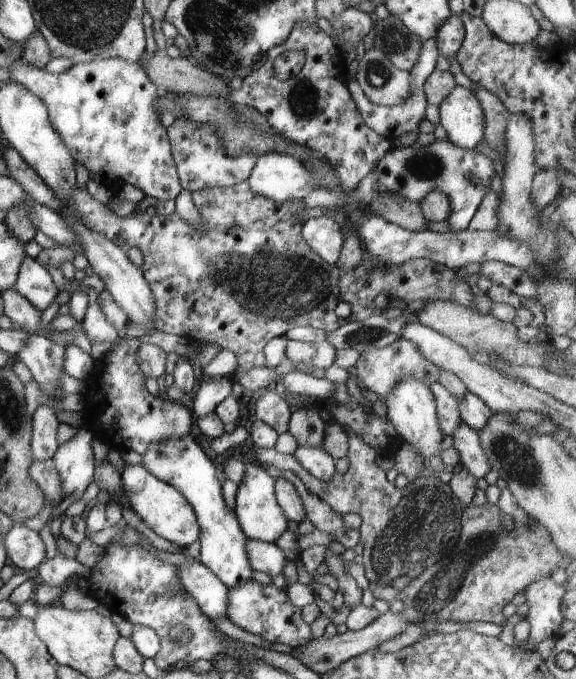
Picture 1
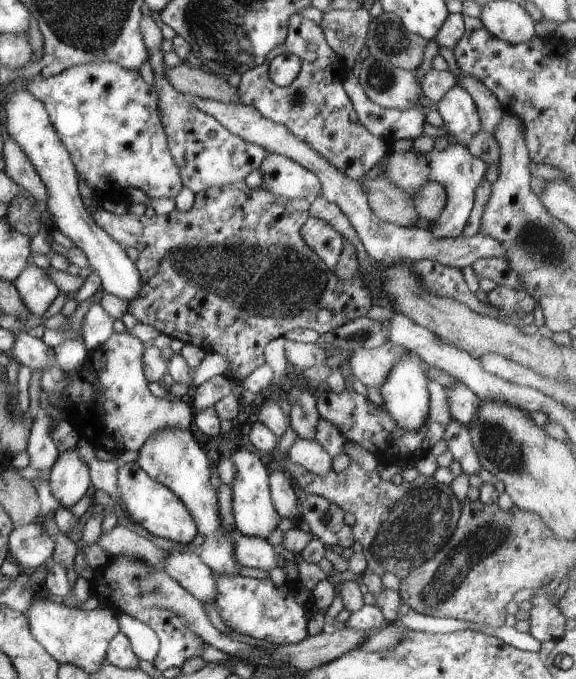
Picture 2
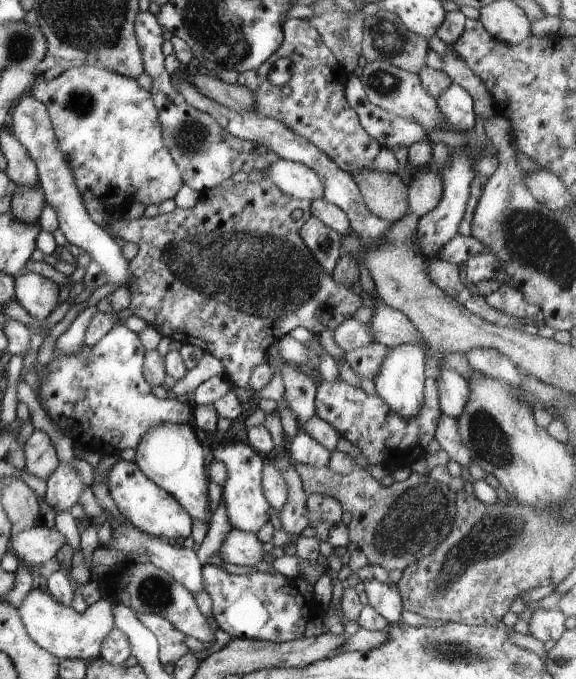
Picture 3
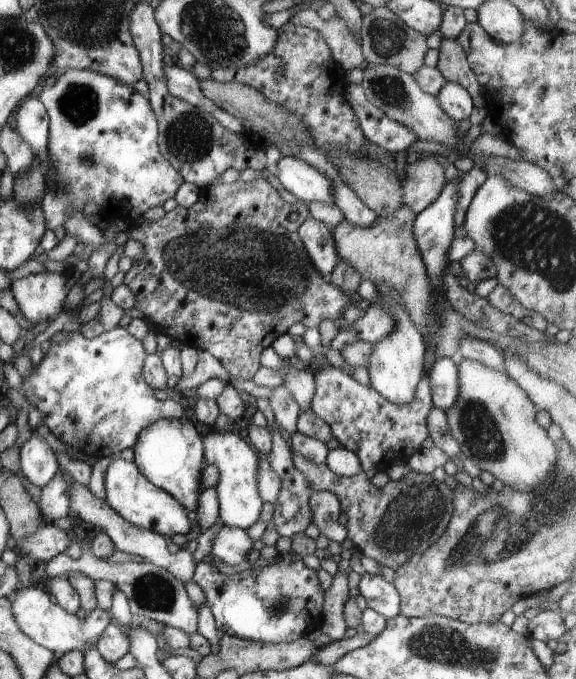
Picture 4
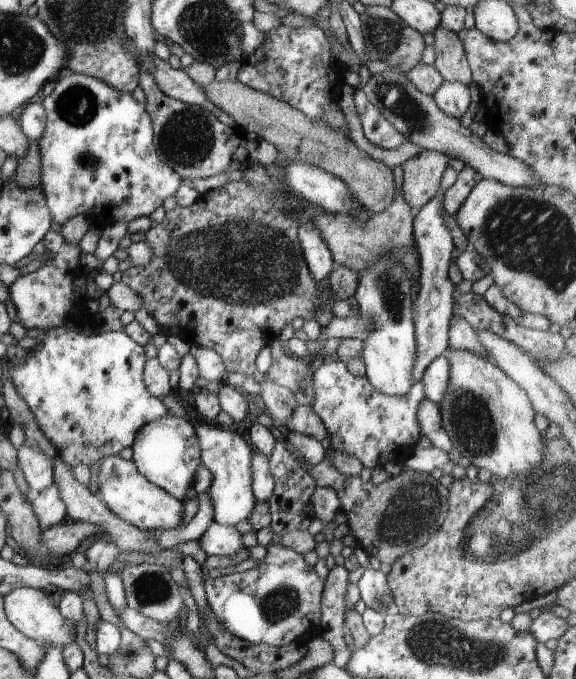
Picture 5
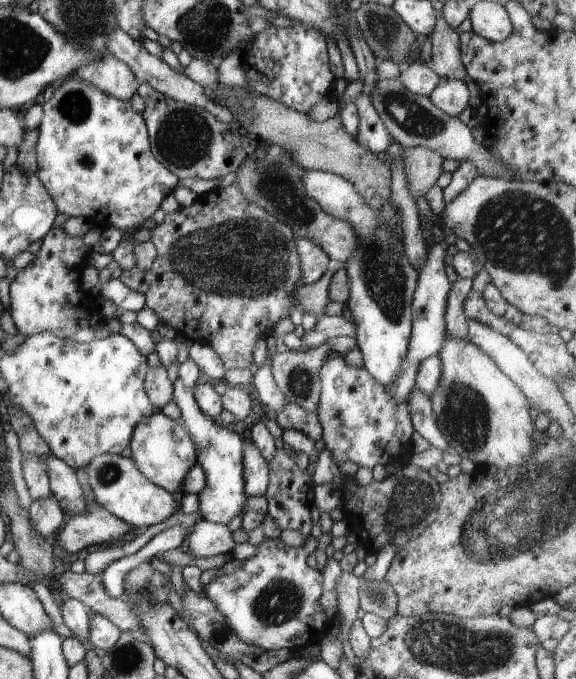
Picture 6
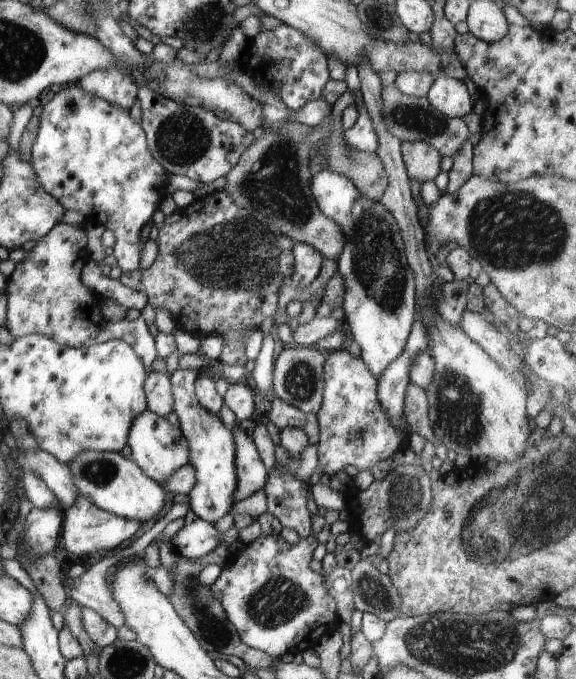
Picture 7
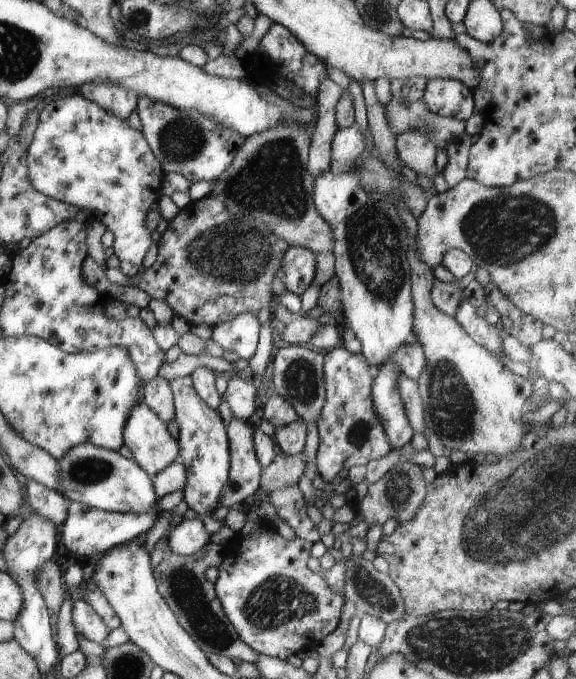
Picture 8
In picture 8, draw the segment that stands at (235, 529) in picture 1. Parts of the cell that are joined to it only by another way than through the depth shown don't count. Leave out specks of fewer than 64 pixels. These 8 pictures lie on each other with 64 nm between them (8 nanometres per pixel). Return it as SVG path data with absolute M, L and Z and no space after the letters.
M136 402L136 406L132 406L132 410L128 414L128 420L124 422L122 436L124 444L132 452L132 460L139 464L140 468L151 477L156 476L158 472L162 472L164 468L168 468L172 462L177 462L180 458L178 439L174 438L173 440L167 424L164 424L144 402Z

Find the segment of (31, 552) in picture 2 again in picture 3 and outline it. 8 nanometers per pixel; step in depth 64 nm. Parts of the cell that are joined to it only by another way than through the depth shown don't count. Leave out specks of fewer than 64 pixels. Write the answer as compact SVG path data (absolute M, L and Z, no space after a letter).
M39 523L35 527L22 530L16 536L11 536L9 550L23 564L35 569L56 556L64 544L66 538L60 530Z

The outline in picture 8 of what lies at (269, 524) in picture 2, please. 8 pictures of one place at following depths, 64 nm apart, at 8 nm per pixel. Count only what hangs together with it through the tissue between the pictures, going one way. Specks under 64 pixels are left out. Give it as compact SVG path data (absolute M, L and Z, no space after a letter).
M190 375L176 378L169 383L173 392L175 420L178 424L178 444L180 444L178 462L186 469L183 500L198 514L197 516L212 517L214 511L220 507L218 502L222 498L224 488L228 486L230 447L226 427L218 411L210 408L198 396L192 386Z

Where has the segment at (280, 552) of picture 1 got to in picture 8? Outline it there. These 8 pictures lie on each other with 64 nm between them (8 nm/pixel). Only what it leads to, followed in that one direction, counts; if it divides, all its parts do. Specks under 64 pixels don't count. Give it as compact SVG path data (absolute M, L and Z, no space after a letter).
M198 517L195 519L183 518L179 524L172 528L167 538L168 551L192 556L198 550L202 550L202 546L206 546L210 542L210 535Z

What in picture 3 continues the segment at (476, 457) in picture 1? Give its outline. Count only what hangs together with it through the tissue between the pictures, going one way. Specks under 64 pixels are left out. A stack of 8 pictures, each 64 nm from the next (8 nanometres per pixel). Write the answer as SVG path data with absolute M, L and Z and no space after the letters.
M446 414L440 416L438 426L436 426L435 439L451 459L462 466L470 466L470 461L472 461L470 451L462 444L462 438L460 438L454 418L446 416Z

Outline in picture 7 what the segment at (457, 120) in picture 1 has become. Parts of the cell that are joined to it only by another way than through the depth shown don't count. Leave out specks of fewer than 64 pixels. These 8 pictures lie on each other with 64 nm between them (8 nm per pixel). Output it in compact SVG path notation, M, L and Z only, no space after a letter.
M439 75L425 96L433 106L449 117L463 118L472 112L472 96L464 81Z

